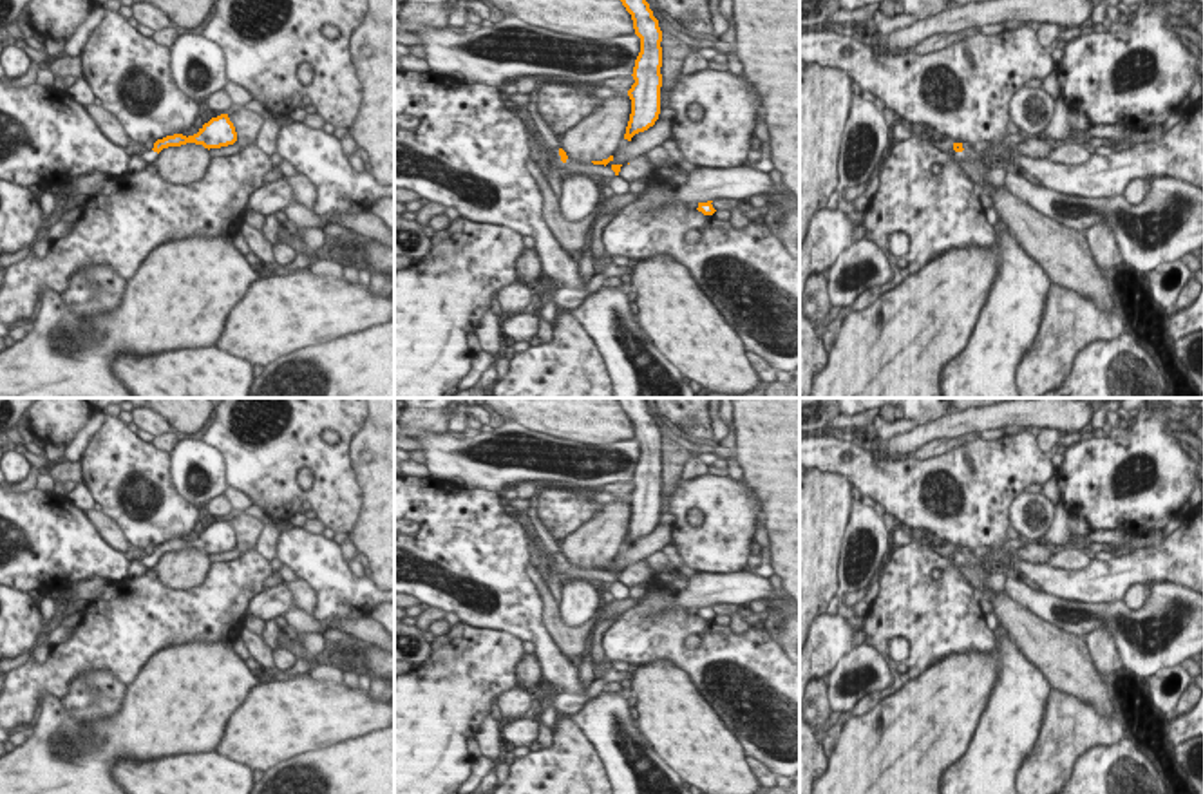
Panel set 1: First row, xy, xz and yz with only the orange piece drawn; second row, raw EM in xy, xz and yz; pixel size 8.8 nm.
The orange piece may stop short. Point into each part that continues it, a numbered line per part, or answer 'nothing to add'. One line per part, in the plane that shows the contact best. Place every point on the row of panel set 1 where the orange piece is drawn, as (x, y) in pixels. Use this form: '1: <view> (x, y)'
1: xz (521, 113)

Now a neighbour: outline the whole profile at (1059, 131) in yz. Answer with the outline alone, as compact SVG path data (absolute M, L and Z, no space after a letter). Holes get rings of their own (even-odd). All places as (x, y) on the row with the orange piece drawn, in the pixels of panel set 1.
M1060 96L1055 103L1055 114L1051 118L1051 123L1044 128L1042 137L1055 143L1078 141L1085 145L1091 154L1094 154L1094 148L1089 145L1091 137L1089 130L1087 132L1075 130L1067 123L1069 110L1071 110L1069 101Z

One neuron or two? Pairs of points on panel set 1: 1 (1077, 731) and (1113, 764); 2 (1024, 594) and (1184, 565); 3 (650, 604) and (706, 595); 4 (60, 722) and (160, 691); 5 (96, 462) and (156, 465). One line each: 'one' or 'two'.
1: two
2: two
3: two
4: one
5: one

